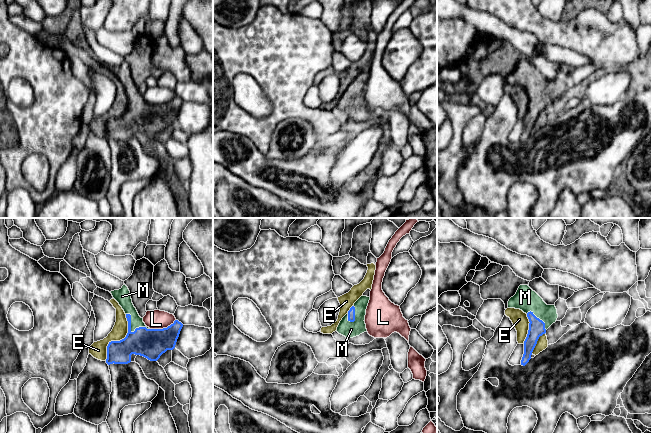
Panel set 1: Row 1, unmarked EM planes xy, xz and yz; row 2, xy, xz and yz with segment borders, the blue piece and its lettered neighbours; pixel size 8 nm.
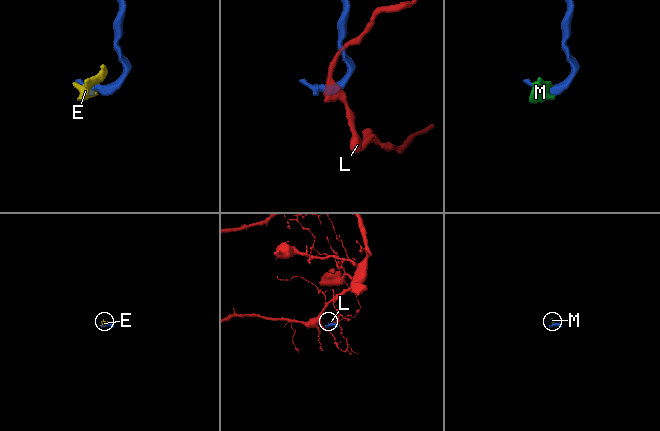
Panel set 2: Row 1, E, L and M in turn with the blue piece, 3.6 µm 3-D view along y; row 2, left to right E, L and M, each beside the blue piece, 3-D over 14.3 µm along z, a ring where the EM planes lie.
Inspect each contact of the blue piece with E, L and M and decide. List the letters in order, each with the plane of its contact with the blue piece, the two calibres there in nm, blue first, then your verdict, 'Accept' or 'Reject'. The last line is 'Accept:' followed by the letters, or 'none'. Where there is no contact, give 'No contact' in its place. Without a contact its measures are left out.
E: Touches blue in xy. Thickness 240 nm (blue) against 140 nm. Reject
L: Touches blue in xy. Thickness 240 nm (blue) against 150 nm. Reject
M: Touches blue in xy. Thickness 240 nm (blue) against 110 nm. Accept
Accept: M

